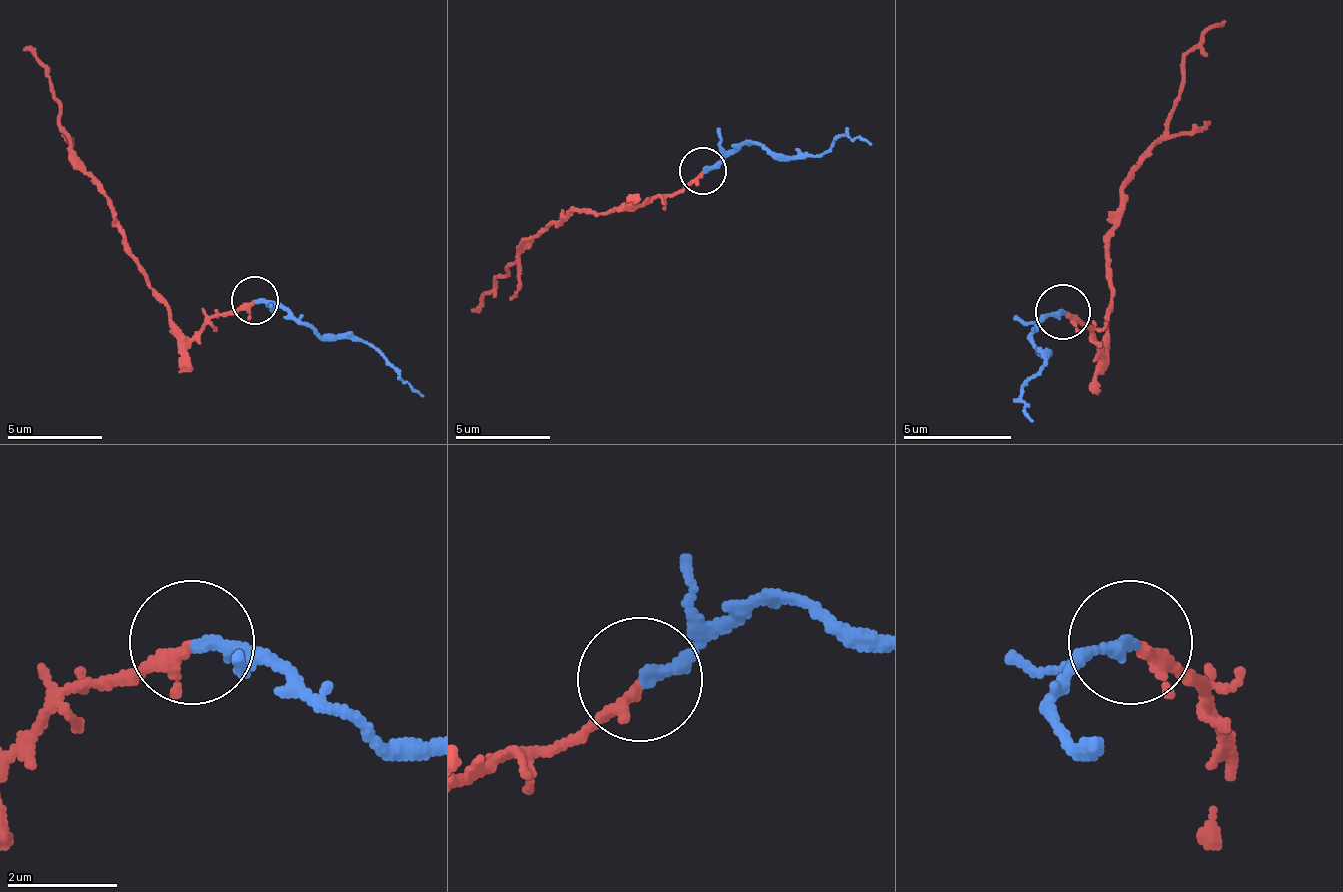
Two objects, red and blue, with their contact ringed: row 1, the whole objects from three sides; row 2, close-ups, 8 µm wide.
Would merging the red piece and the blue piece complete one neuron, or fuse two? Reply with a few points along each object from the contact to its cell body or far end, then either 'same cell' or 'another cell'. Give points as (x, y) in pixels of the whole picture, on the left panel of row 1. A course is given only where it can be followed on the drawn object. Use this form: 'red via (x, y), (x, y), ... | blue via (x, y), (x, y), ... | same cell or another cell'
red via (253, 301), (210, 316), (191, 335), (172, 321), (125, 240), (110, 197), (58, 121), (49, 78), (29, 44) | blue via (253, 301), (272, 301), (296, 321), (339, 340), (368, 340), (425, 397) | same cell

